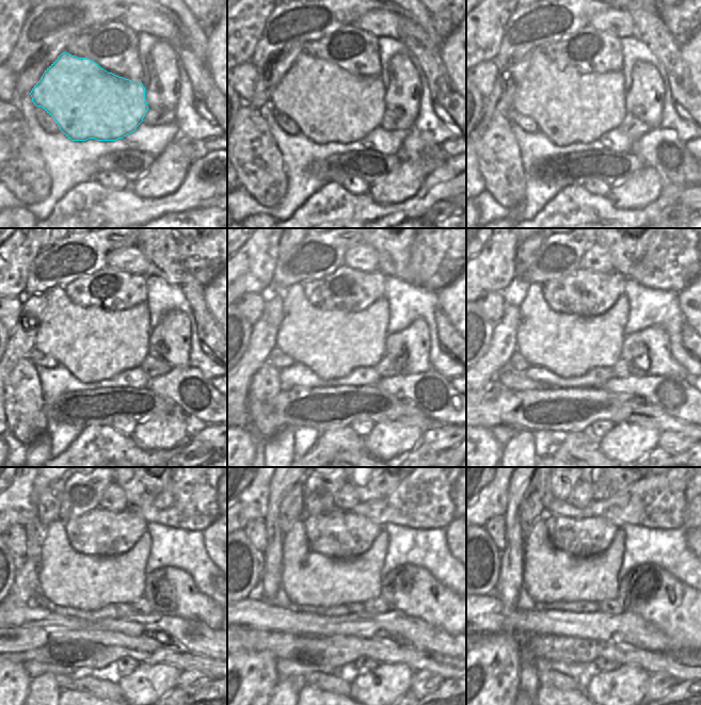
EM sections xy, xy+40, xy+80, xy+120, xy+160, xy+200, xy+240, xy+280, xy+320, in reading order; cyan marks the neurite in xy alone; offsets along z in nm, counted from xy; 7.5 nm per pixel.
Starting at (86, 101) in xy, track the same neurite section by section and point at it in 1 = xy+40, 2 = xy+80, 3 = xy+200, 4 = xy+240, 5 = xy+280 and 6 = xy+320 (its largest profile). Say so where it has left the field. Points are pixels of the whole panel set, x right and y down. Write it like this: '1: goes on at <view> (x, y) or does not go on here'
1: goes on at xy+40 (329, 105)
2: goes on at xy+80 (569, 106)
3: goes on at xy+200 (569, 346)
4: goes on at xy+240 (67, 578)
5: goes on at xy+280 (308, 578)
6: goes on at xy+320 (550, 575)

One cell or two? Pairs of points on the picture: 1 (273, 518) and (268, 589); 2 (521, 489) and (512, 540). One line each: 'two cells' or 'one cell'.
1: one cell
2: one cell

